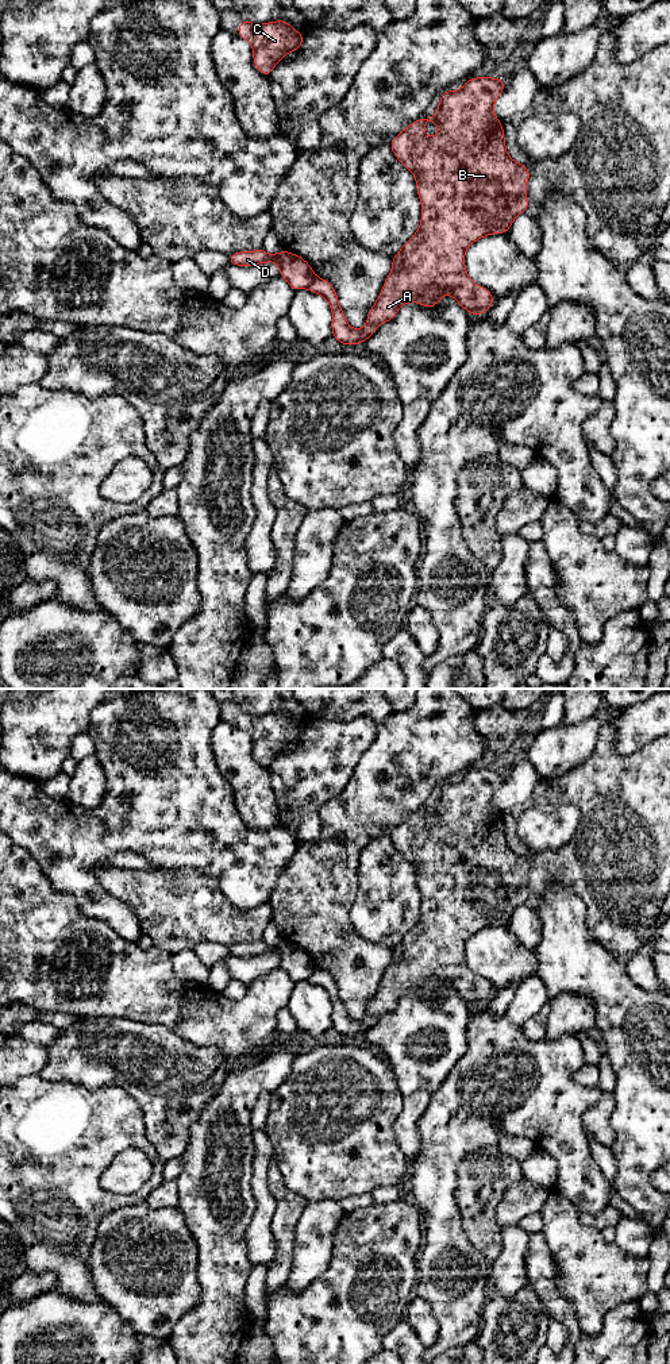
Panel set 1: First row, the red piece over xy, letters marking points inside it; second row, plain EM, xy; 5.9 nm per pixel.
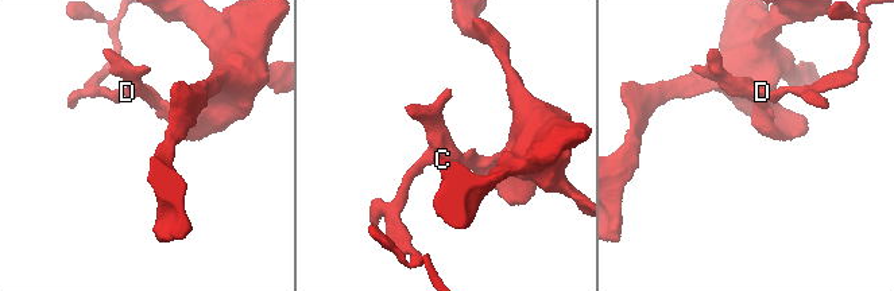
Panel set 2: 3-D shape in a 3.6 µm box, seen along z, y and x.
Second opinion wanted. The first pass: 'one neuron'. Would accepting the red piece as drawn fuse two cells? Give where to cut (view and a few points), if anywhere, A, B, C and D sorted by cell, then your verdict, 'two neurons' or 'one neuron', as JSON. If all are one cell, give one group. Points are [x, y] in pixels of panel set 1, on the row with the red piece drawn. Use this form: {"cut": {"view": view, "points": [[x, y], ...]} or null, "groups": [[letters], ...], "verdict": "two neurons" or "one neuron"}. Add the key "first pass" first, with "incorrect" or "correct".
{"first pass": "incorrect", "cut": {"view": "xy", "points": [[315, 276], [307, 286]]}, "groups": [["A", "B", "C"], ["D"]], "verdict": "two neurons"}

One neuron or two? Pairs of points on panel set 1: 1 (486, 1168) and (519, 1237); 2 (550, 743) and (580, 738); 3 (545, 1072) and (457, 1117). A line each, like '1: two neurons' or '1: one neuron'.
1: two neurons
2: one neuron
3: one neuron

